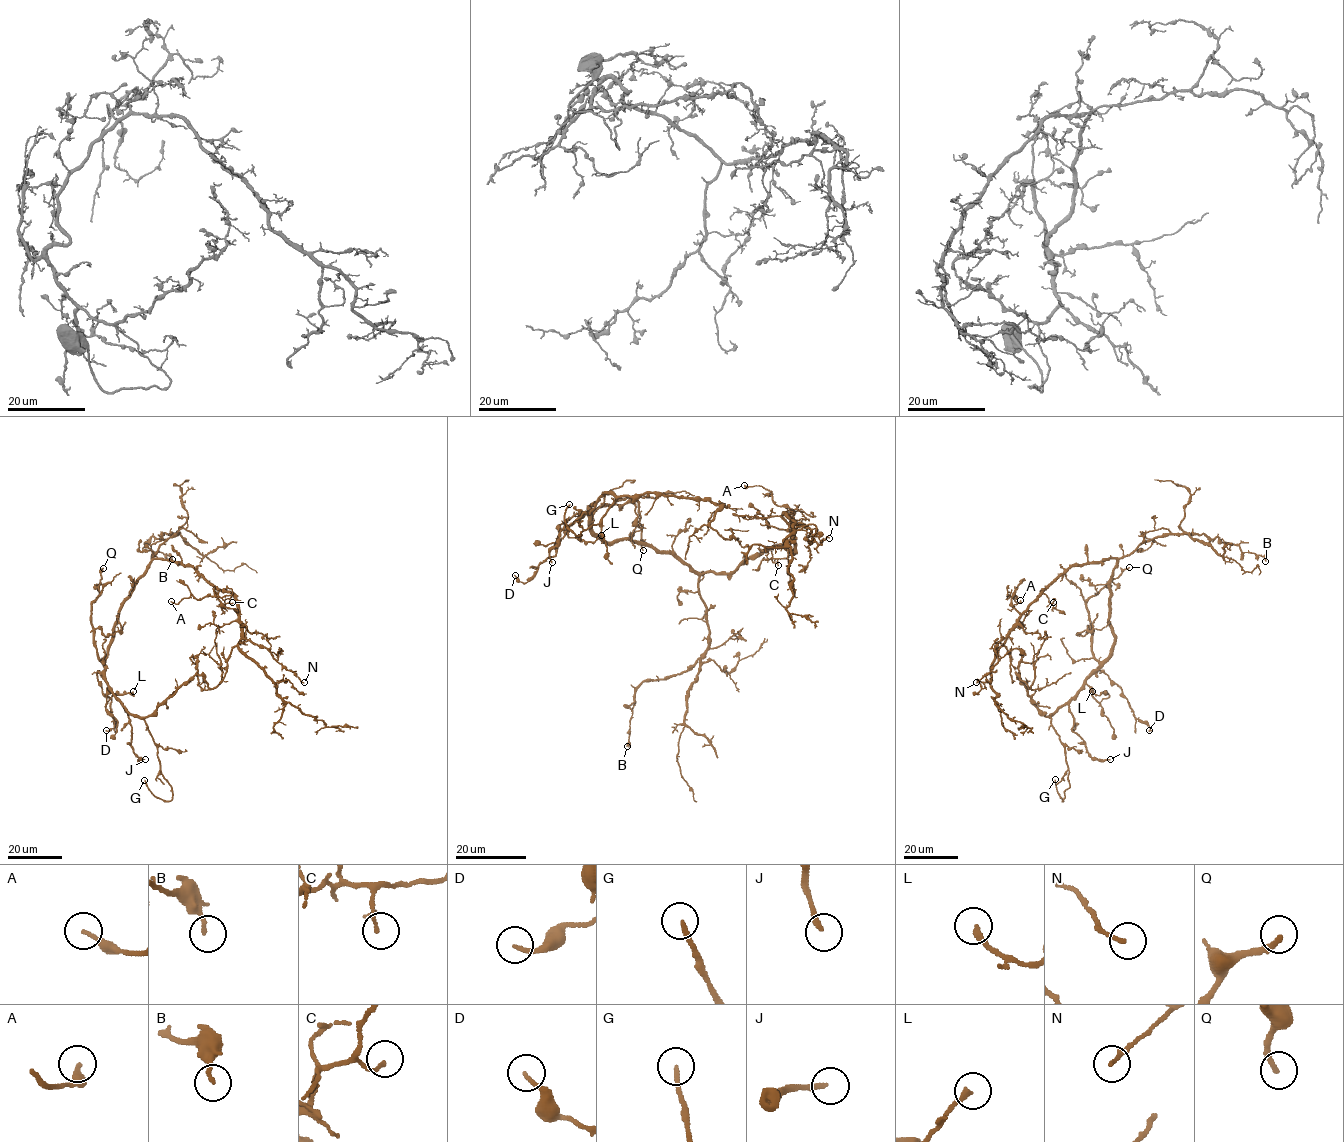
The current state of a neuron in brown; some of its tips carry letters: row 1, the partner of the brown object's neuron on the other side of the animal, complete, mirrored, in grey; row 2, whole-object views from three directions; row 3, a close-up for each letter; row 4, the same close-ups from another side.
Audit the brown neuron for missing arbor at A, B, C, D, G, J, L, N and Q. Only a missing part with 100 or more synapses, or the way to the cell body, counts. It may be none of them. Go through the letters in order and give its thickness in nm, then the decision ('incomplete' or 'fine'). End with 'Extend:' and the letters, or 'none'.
A: 180 nm | fine
B: 170 nm | fine
C: 120 nm | fine
D: 150 nm | fine
G: 170 nm | incomplete
J: 200 nm | fine
L: 200 nm | fine
N: 130 nm | fine
Q: 220 nm | fine
Extend: G

